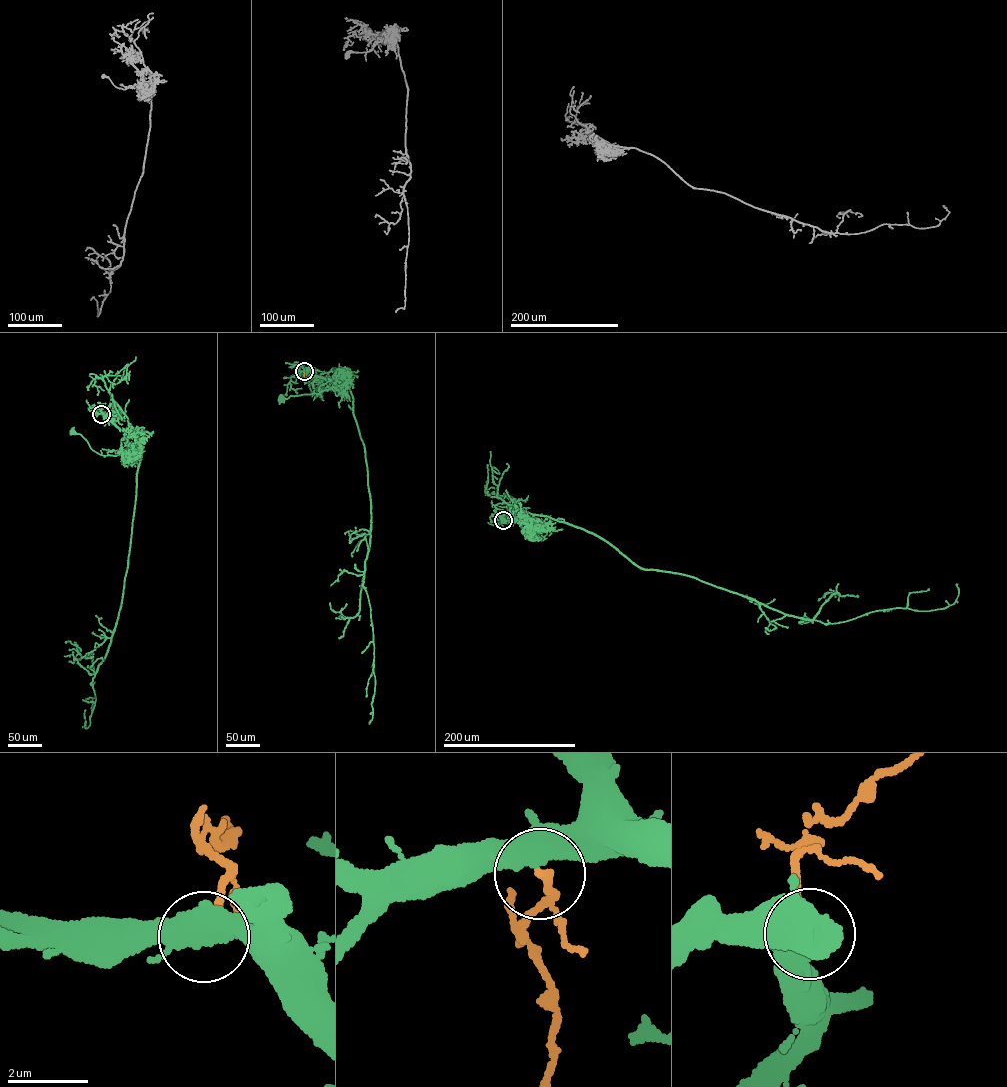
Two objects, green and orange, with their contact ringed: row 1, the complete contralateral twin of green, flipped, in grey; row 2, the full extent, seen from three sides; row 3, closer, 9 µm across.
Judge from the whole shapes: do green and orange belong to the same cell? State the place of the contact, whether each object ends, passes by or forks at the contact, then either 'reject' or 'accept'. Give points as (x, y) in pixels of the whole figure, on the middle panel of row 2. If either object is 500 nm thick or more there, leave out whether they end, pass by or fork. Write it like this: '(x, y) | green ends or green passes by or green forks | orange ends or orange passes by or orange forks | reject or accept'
(304, 371) | accept

